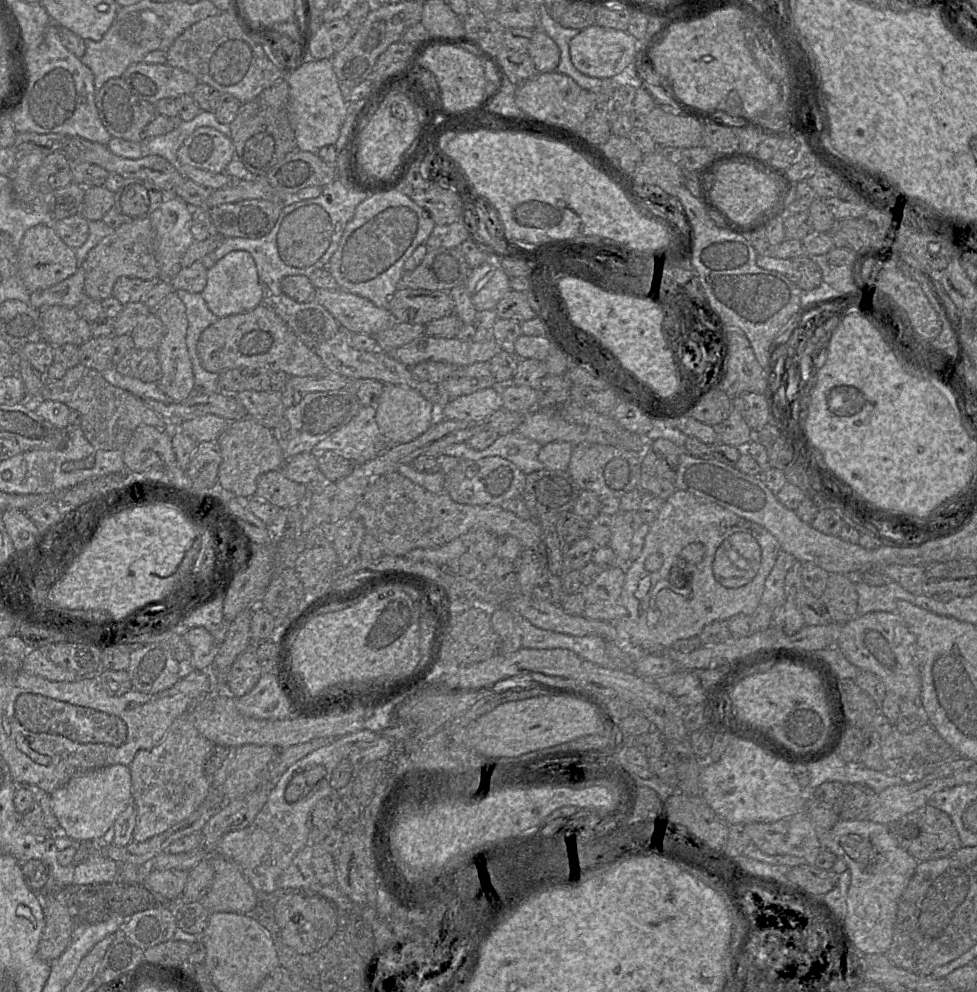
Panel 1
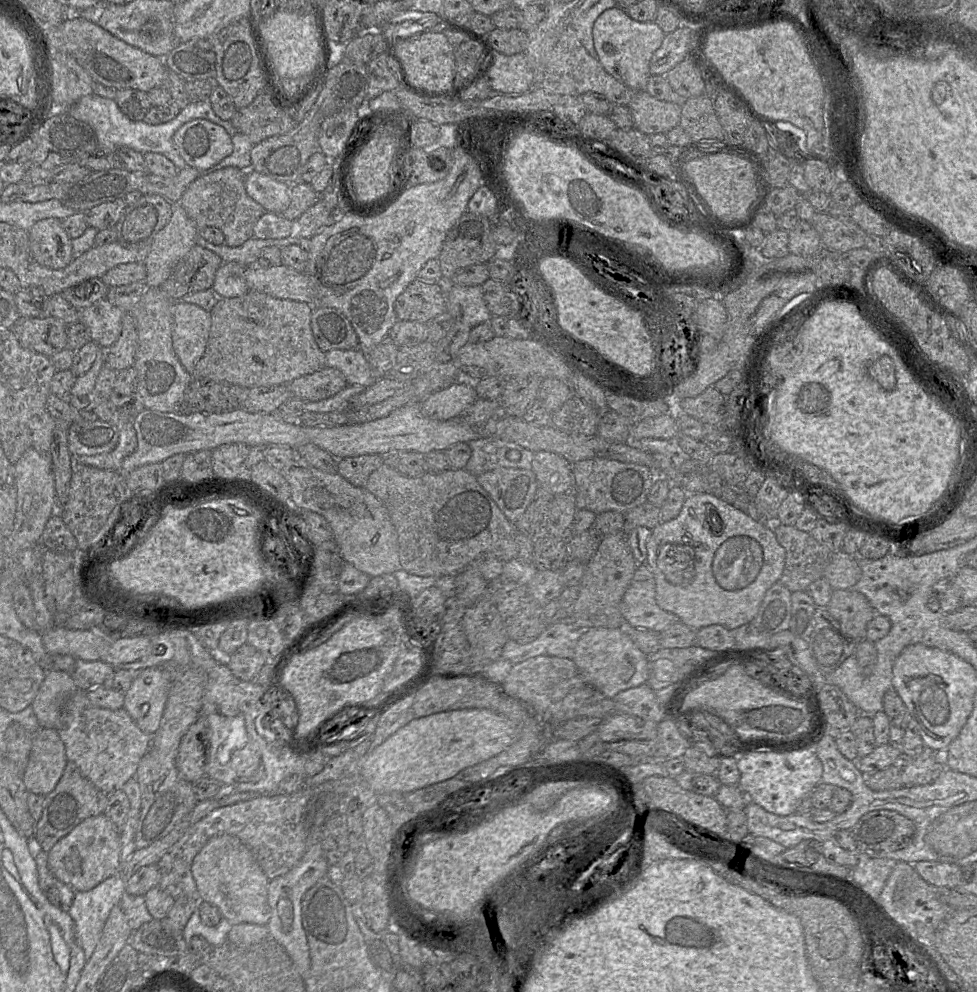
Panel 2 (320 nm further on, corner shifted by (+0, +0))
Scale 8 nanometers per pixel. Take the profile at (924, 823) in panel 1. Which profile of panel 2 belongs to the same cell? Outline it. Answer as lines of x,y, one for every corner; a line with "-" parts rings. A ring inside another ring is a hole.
873,810
863,815
850,829
858,852
894,851
910,844
915,825
891,810

